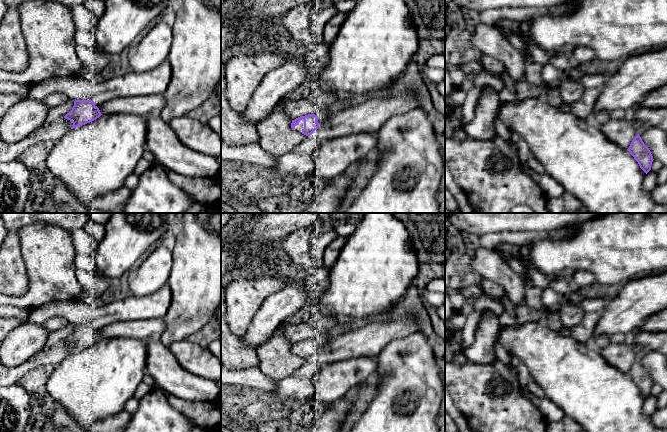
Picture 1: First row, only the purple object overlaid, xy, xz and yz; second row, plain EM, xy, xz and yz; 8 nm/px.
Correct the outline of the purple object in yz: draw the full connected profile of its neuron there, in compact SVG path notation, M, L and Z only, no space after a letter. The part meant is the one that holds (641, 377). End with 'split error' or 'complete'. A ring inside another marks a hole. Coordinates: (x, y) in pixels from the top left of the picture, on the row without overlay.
M639 358L634 361L627 374L638 386L640 392L647 398L651 394L654 383L649 372L644 368Z; complete

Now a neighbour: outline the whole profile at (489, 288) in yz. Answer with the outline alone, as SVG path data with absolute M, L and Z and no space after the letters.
M484 278L481 282L481 290L483 294L496 299L502 299L506 295L504 289L500 285Z

